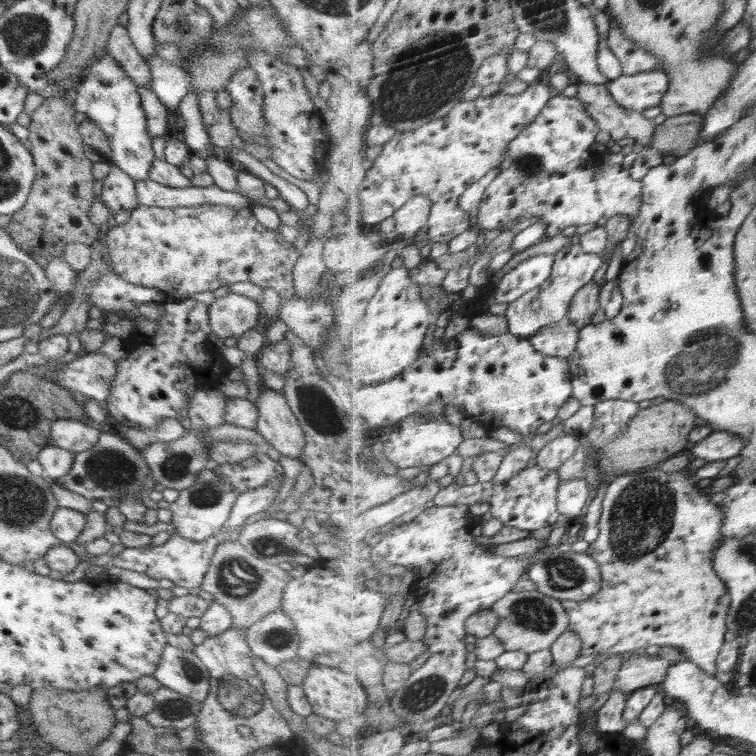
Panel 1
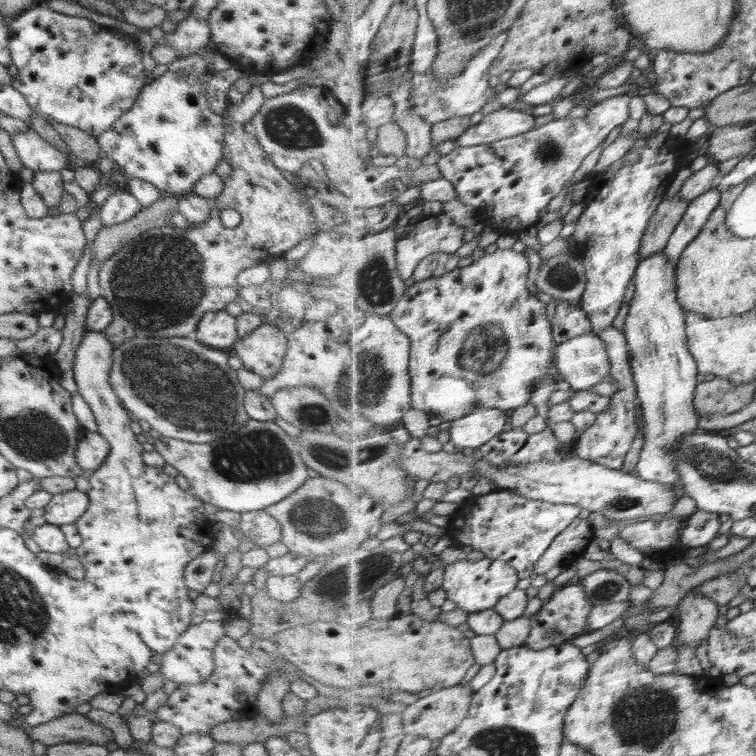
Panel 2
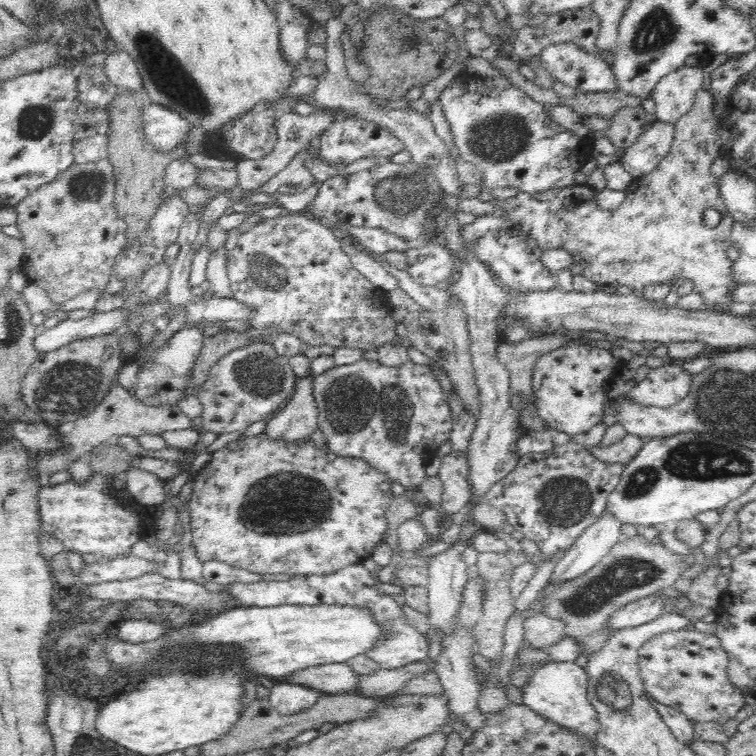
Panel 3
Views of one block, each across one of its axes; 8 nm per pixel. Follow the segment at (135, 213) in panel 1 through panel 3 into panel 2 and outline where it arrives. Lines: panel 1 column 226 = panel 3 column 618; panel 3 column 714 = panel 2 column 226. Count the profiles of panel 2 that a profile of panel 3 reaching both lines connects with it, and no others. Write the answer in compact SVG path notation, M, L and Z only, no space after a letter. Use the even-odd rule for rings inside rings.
M222 116L225 141L223 158L232 166L232 173L223 178L224 188L211 207L208 220L204 224L189 224L189 229L179 229L172 224L145 230L121 247L100 267L100 296L104 297L112 309L112 323L102 332L112 344L113 350L134 338L166 338L166 336L189 337L196 331L204 313L225 310L229 302L237 300L239 272L259 269L262 261L272 261L275 256L294 248L305 238L319 231L313 214L312 202L304 192L295 189L287 178L275 167L270 157L262 150L253 132L244 124ZM234 208L240 213L241 222L235 228L227 228L220 221L220 211Z

